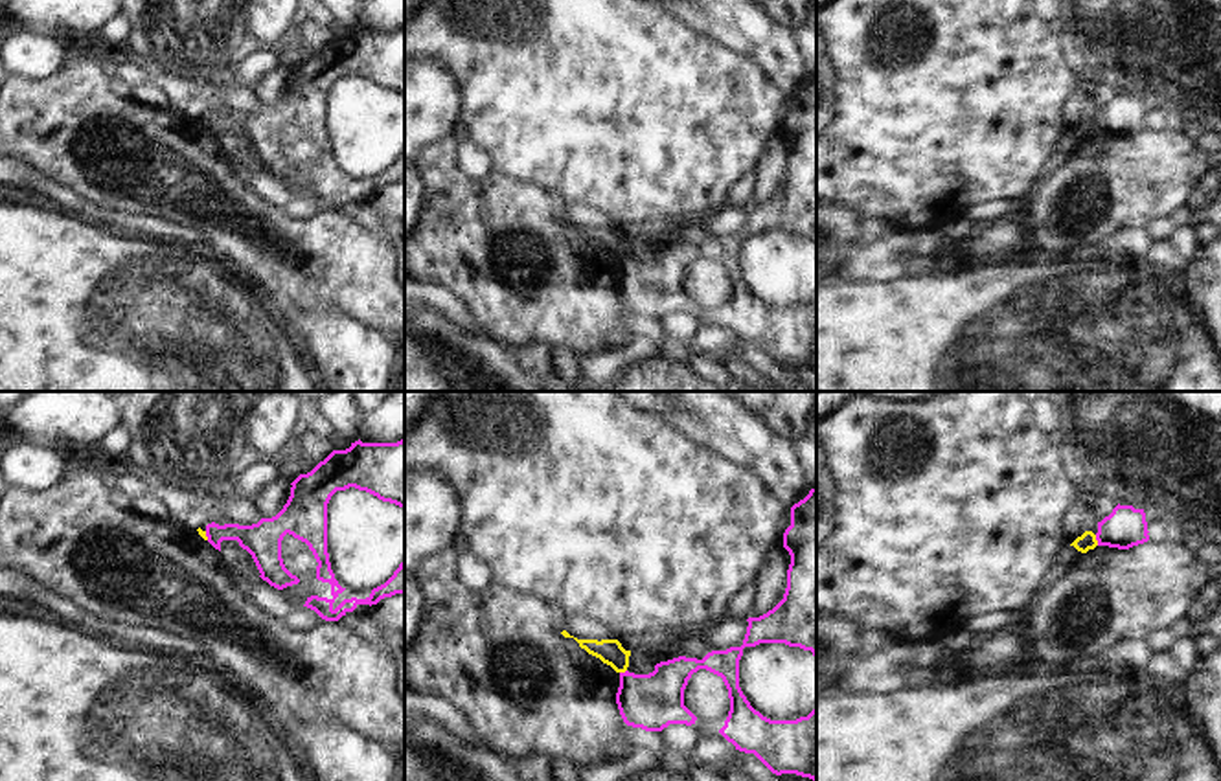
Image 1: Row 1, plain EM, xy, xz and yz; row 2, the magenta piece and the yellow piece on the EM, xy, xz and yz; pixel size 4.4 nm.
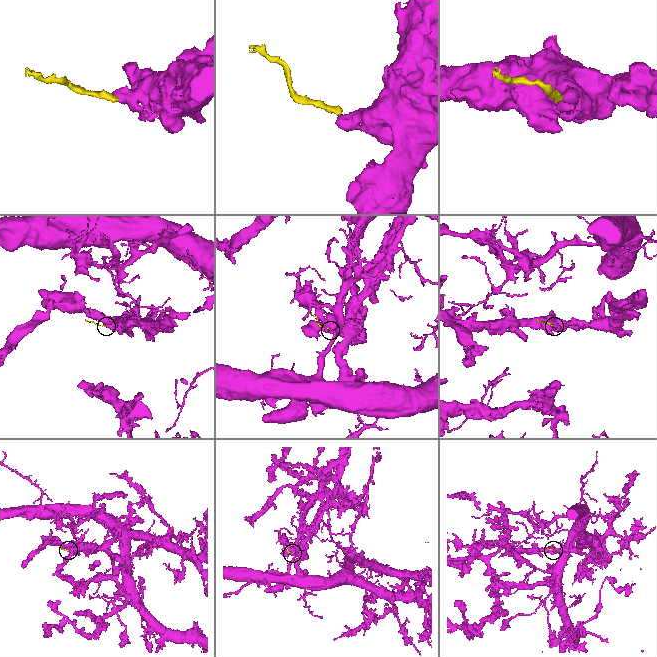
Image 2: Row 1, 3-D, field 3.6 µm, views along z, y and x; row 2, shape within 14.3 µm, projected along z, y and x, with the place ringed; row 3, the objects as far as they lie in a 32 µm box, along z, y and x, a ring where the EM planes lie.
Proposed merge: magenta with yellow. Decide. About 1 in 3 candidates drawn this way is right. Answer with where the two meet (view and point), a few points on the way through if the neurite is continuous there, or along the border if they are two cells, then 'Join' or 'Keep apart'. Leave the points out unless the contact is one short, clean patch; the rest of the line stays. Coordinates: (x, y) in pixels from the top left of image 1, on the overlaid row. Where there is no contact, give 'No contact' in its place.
Touches magenta at yz (1096, 539). Boundary: yz (1095, 535), (1098, 544). Keep apart

